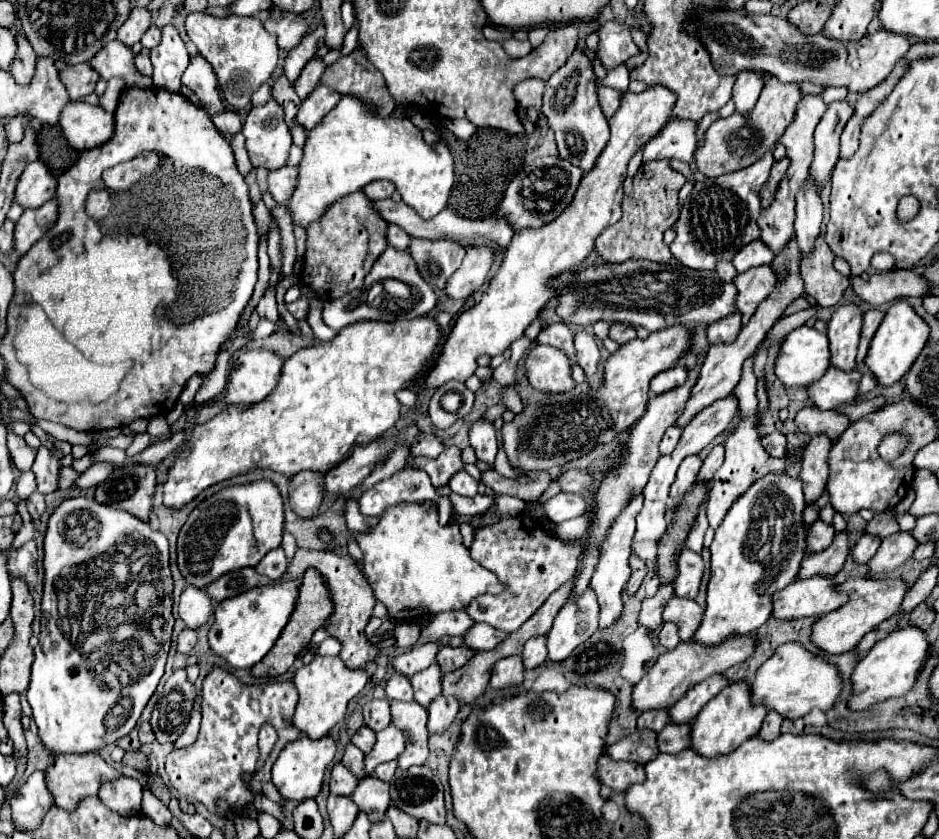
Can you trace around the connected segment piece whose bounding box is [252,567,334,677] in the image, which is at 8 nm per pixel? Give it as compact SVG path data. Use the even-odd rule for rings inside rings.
M308 567L304 571L304 577L302 577L302 585L300 585L300 595L298 595L298 603L296 603L296 609L290 617L290 623L284 627L282 635L278 637L278 643L270 649L270 655L266 655L266 659L262 659L262 663L258 663L258 667L252 667L252 675L256 677L264 677L264 673L272 673L272 675L282 675L286 673L294 661L298 659L300 651L310 643L312 635L316 629L320 629L322 625L328 623L330 615L332 615L332 609L334 609L334 603L332 603L332 595L328 591L328 585L324 581L324 577L314 569L314 567Z

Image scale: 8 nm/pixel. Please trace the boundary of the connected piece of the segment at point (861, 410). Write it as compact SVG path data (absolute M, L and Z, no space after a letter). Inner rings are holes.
M876 397L876 399L864 401L864 403L856 403L856 401L854 401L854 403L846 403L846 405L836 407L836 409L842 411L842 413L846 413L846 415L850 415L850 419L856 421L856 419L860 419L860 417L864 417L864 415L868 415L868 413L880 409L884 403L886 403L884 397Z

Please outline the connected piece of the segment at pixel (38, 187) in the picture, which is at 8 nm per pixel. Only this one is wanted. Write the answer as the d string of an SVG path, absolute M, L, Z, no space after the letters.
M38 159L28 163L16 187L16 203L20 203L24 209L36 209L56 195L56 185L56 177L50 173L44 161Z

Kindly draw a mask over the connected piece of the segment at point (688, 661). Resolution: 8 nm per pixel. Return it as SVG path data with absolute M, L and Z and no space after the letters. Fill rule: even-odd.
M730 635L730 639L726 639L726 643L718 643L718 647L702 647L700 643L680 641L678 647L660 655L654 667L634 687L632 707L636 711L670 707L680 697L684 697L696 683L700 683L708 675L724 673L732 665L746 661L746 657L750 657L754 651L756 651L756 635Z

